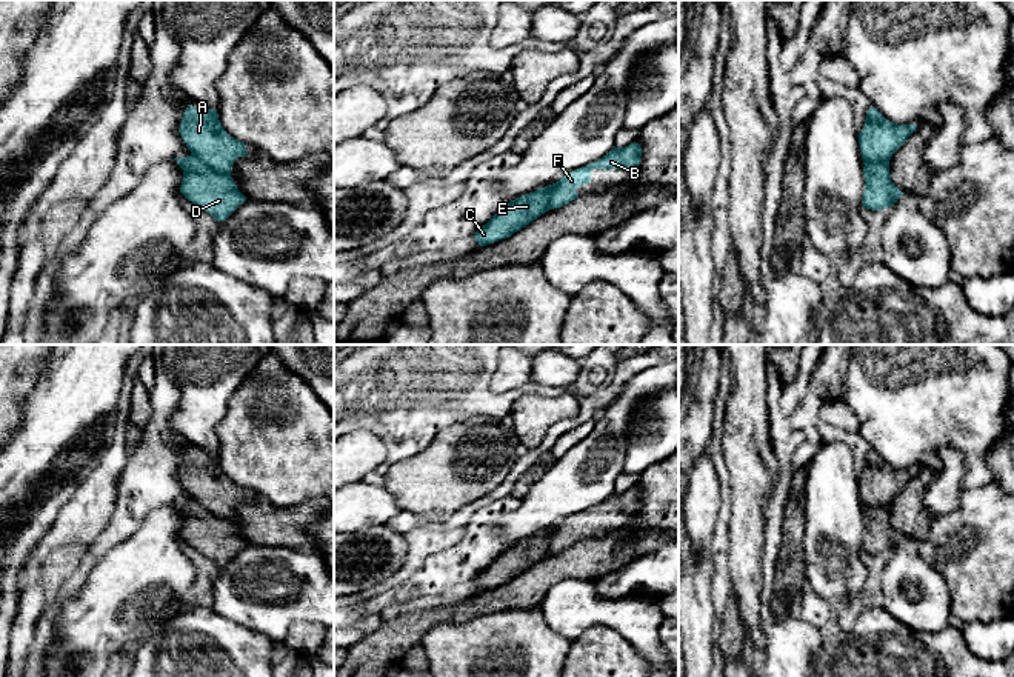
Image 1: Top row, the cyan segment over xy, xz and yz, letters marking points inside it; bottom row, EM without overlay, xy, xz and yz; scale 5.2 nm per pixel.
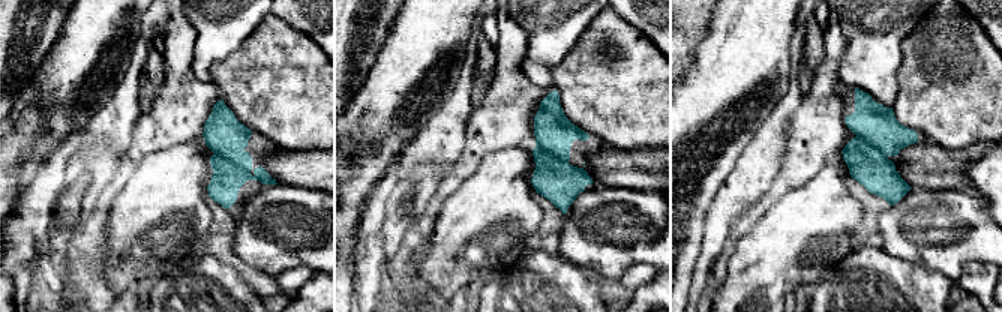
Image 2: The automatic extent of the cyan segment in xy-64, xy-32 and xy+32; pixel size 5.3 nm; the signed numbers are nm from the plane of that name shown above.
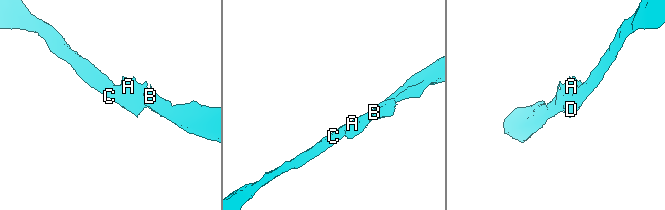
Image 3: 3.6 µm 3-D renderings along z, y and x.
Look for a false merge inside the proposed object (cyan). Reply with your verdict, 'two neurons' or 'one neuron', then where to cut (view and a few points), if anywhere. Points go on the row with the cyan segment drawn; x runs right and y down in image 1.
two neurons; cut in xy along (191, 153), (214, 170), (230, 176)

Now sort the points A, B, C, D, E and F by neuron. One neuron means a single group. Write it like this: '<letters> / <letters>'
A B F / C D E

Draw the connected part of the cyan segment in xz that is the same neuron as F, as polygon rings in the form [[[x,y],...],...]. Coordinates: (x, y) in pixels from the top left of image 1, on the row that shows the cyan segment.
[[[634,142],[625,148],[614,146],[597,162],[568,172],[548,186],[549,209],[560,208],[579,198],[575,189],[591,182],[592,169],[628,169],[632,172],[640,165],[640,157],[642,148]]]

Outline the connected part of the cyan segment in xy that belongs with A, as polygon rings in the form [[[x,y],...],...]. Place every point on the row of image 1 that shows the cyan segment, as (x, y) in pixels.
[[[188,106],[178,132],[192,155],[222,174],[231,175],[234,162],[248,154],[246,145],[223,129],[217,109]]]

